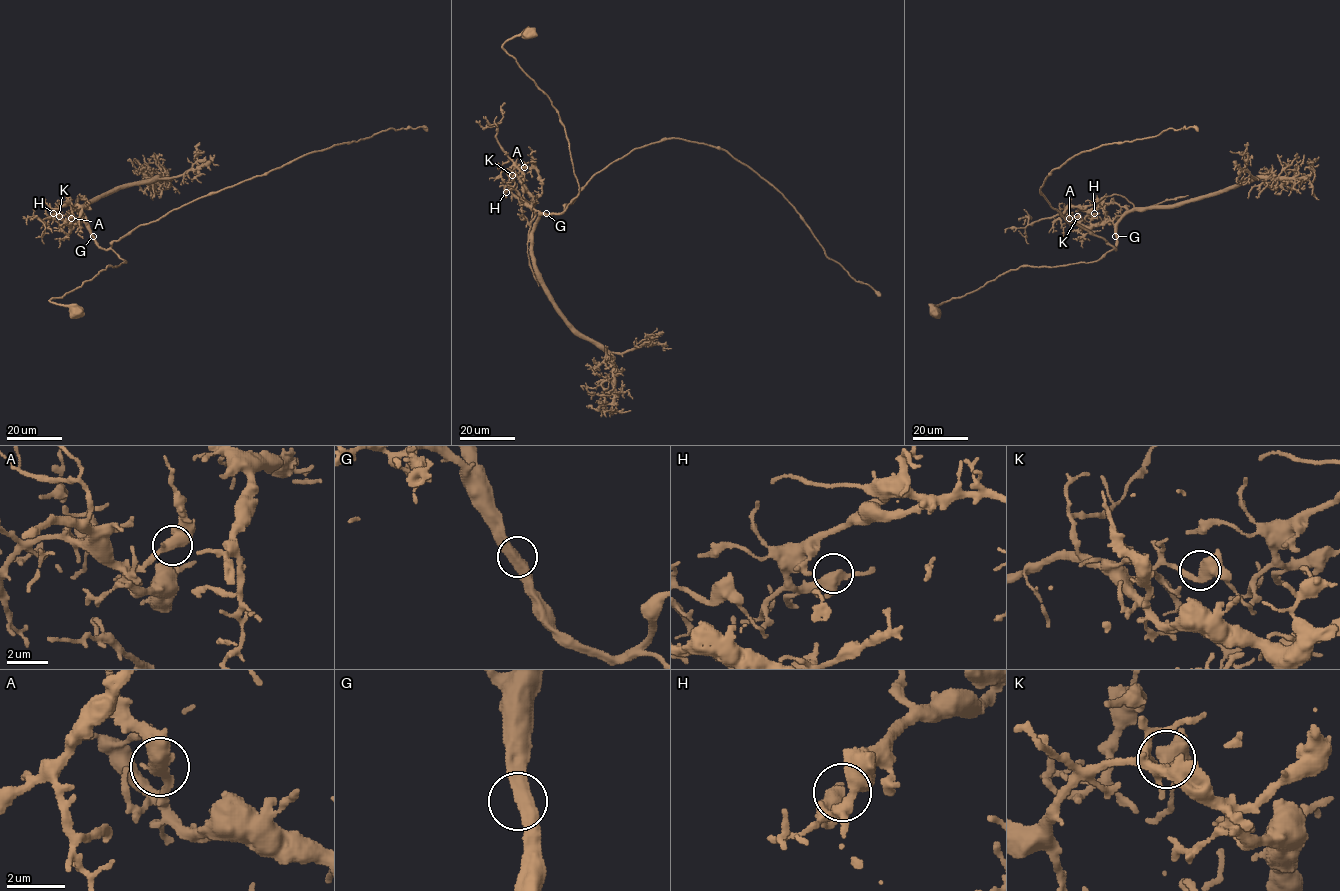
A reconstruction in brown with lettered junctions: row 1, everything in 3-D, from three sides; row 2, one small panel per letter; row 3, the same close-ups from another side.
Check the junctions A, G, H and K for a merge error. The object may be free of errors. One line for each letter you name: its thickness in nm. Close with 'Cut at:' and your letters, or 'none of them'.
Cut at: none of them

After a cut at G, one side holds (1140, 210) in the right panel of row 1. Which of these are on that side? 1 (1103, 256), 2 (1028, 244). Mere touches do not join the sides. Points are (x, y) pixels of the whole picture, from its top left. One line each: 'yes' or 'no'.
1: no
2: yes

